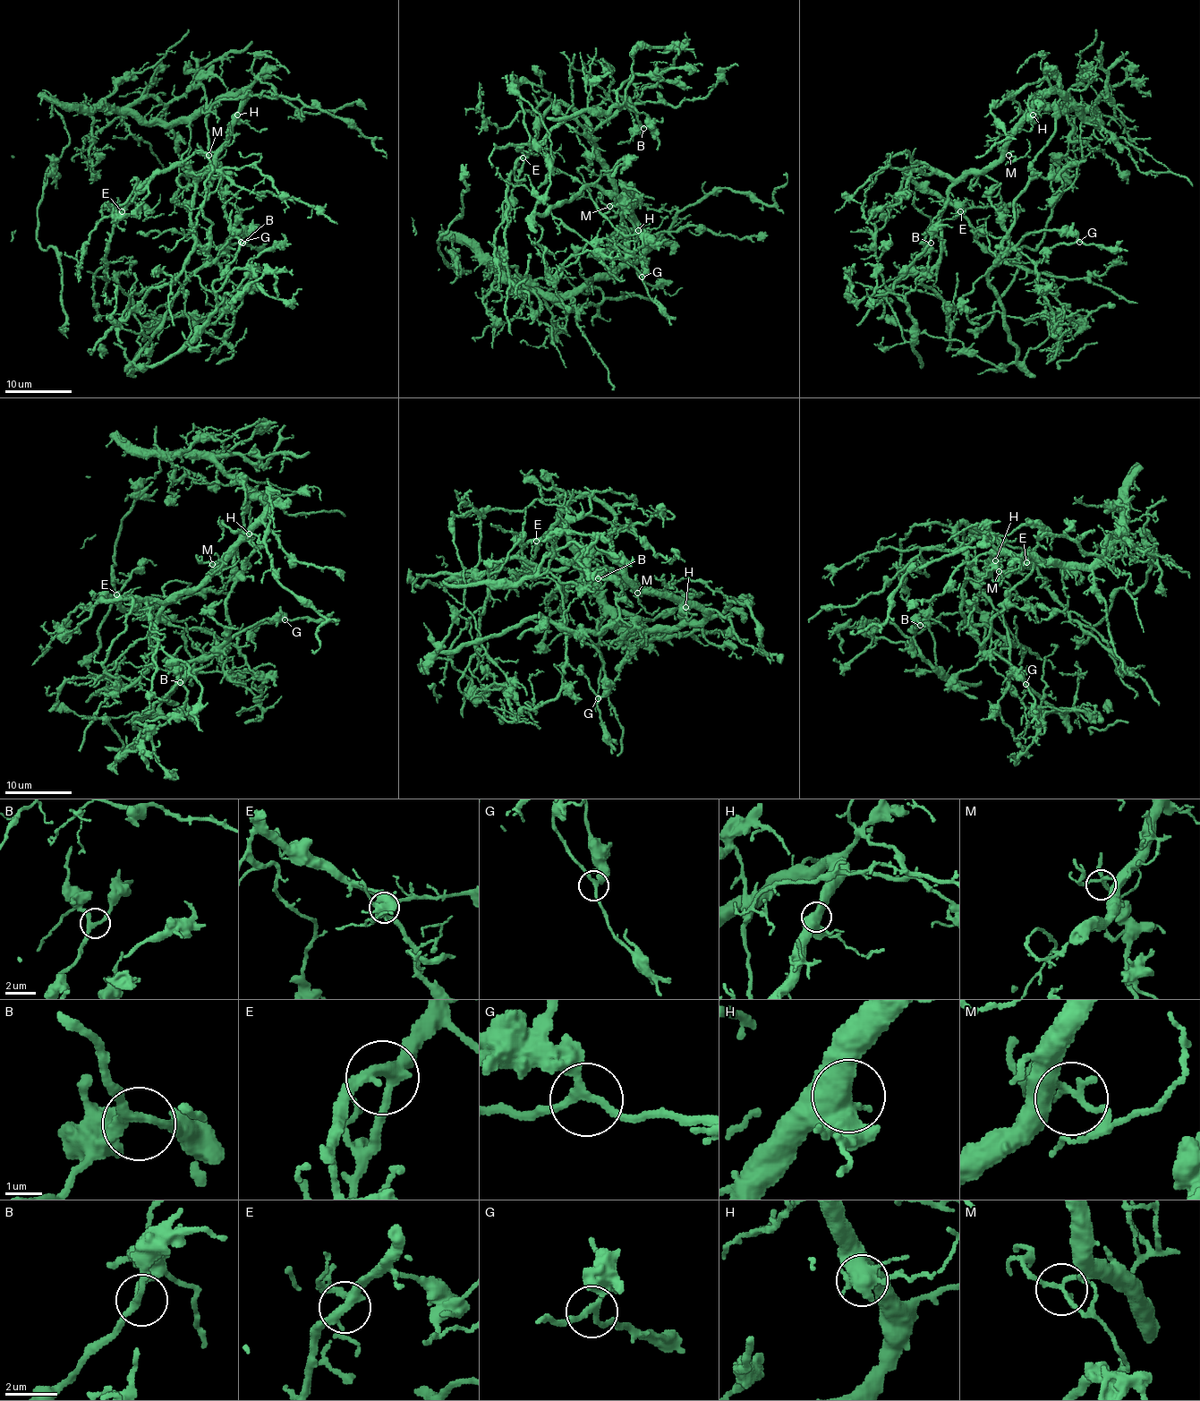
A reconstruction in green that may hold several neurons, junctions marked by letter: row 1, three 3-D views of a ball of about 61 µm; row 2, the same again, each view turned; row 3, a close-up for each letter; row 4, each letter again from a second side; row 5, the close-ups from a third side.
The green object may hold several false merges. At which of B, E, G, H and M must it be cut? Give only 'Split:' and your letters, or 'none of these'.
Split: none of these

